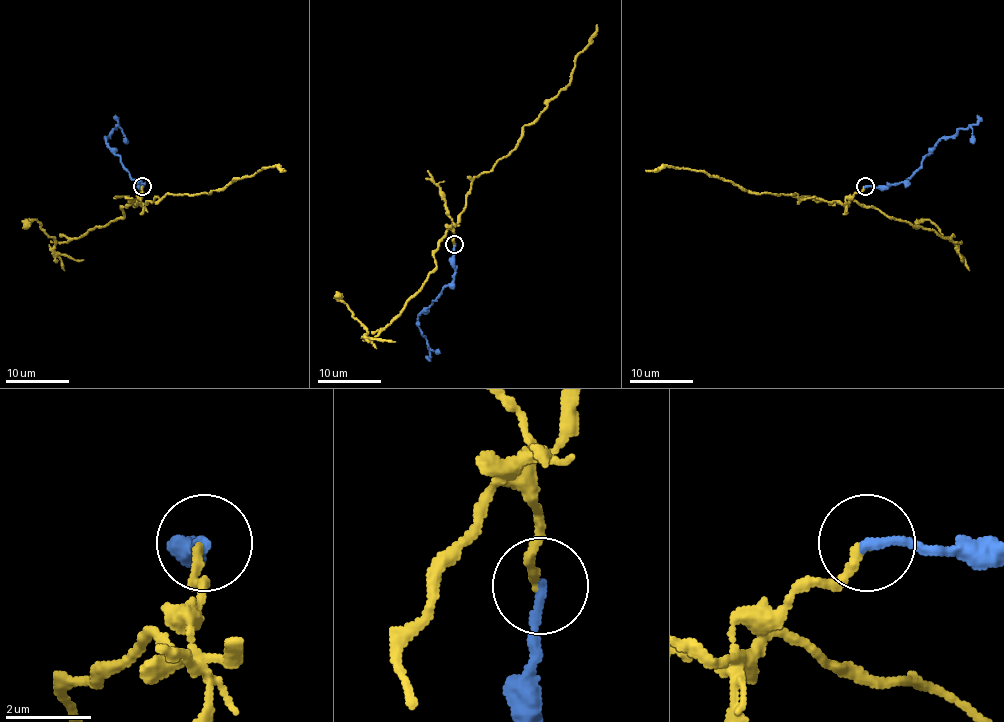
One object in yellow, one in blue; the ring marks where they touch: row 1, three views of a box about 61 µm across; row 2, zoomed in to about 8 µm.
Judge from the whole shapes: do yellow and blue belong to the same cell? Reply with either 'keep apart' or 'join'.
keep apart

